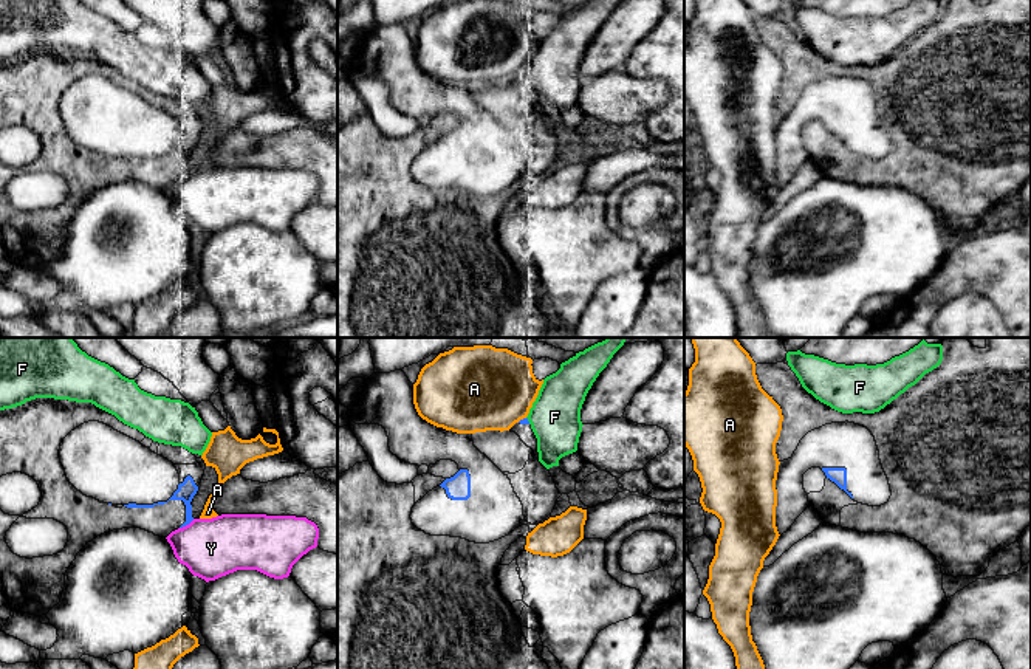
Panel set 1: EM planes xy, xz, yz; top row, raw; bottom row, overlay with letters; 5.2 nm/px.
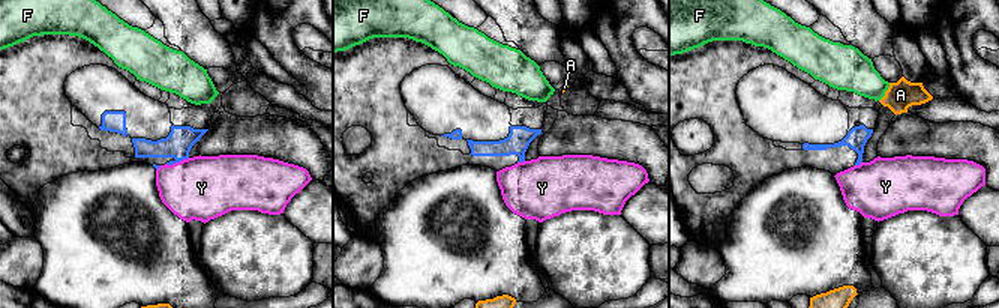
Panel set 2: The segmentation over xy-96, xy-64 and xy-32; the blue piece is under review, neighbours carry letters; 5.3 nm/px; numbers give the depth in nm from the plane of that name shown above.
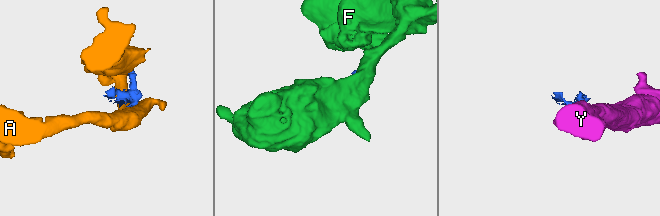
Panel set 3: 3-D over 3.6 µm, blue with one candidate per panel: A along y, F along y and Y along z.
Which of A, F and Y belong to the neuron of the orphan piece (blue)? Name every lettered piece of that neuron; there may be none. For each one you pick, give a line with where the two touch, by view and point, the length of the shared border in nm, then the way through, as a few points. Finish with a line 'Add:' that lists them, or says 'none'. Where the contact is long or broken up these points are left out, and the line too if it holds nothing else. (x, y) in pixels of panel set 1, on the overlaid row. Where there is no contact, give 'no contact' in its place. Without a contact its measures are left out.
Add: none

